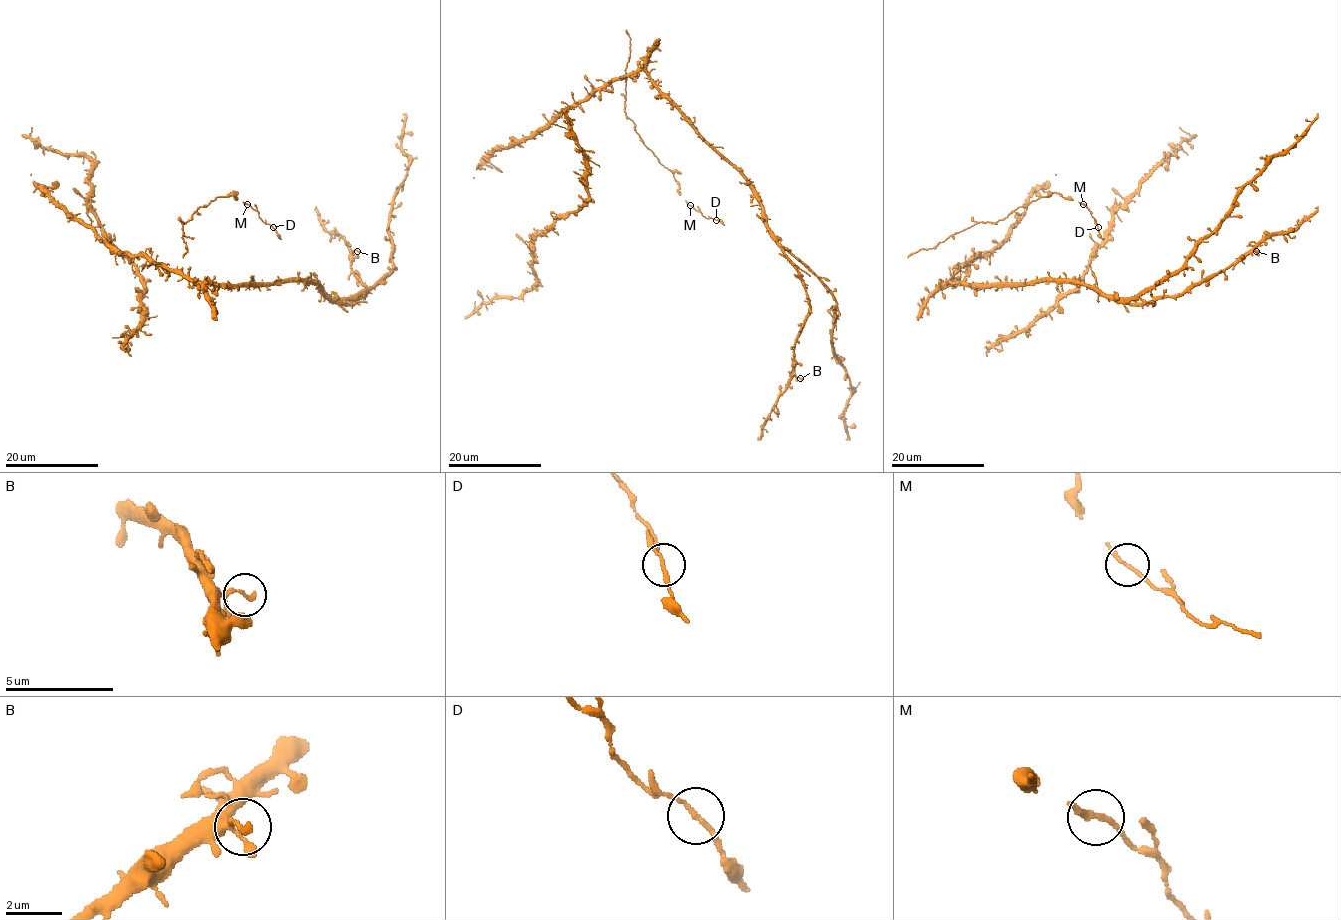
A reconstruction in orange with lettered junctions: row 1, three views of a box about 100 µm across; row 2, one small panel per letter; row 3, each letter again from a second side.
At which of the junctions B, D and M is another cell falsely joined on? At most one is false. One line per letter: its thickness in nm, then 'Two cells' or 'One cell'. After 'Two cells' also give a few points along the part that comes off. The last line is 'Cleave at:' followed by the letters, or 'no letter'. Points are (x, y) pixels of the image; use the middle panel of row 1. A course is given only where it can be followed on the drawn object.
B: Thickness 180 nm. One cell
D: Thickness 140 nm. One cell
M: Thickness 180 nm. One cell
Cleave at: no letter

